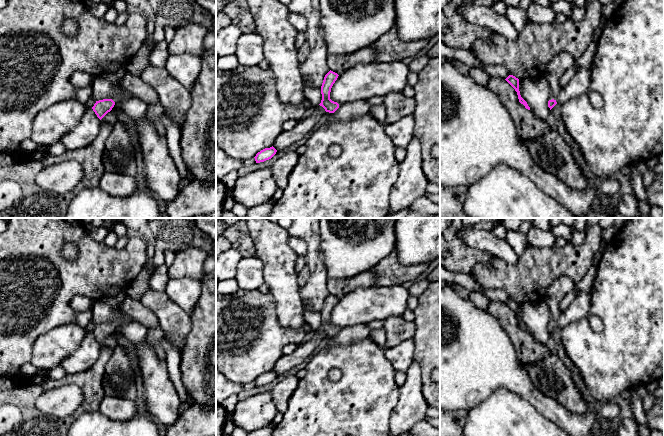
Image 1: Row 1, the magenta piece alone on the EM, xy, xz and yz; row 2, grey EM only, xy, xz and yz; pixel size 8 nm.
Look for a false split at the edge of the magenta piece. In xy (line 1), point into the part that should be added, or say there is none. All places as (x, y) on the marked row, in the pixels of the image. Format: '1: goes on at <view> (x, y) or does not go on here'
1: goes on at xy (114, 73)

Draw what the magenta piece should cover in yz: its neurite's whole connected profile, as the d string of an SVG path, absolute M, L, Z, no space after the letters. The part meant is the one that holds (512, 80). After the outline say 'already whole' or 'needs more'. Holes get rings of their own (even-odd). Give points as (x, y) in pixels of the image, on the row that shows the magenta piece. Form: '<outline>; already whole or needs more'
M509 75L505 79L517 92L519 102L525 106L526 109L530 110L530 107L528 106L527 102L521 97L520 91L519 91L519 79L516 78L513 75Z; already whole

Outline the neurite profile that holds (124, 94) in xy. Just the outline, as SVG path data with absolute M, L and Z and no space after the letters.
M121 87L120 88L120 98L119 98L119 100L117 102L115 102L115 105L111 110L112 113L114 115L123 113L123 110L122 110L122 108L120 106L120 102L123 101L123 100L126 100L128 98L131 98L132 96L133 95L129 91L127 91L126 89Z

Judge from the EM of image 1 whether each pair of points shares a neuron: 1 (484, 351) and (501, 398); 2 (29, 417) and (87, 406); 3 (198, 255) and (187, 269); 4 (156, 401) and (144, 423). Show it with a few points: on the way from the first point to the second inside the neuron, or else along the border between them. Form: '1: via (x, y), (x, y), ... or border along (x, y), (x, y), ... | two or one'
1: border along (520, 396), (506, 389), (498, 388), (479, 403) | two
2: via (33, 394), (43, 384), (66, 380), (81, 383) | one
3: via (195, 258), (187, 266) | one
4: border along (148, 413), (157, 421) | two

